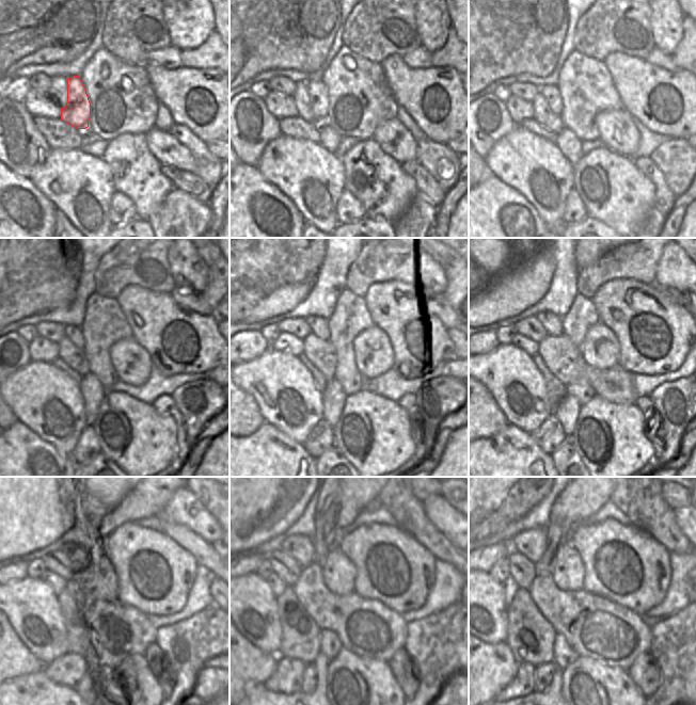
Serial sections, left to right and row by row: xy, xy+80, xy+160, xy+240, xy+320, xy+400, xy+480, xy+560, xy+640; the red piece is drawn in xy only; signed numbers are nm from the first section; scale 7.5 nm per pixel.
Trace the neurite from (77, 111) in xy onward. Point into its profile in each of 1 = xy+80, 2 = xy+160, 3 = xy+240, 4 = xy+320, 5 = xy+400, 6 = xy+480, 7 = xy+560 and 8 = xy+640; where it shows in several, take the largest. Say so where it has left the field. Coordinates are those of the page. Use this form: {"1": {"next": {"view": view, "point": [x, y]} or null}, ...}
{"1": {"next": {"view": "xy+80", "point": [317, 93]}}, "2": {"next": {"view": "xy+160", "point": [551, 93]}}, "3": {"next": {"view": "xy+240", "point": [72, 332]}}, "4": {"next": {"view": "xy+320", "point": [318, 326]}}, "5": {"next": {"view": "xy+400", "point": [553, 324]}}, "6": {"next": {"view": "xy+480", "point": [74, 557]}}, "7": {"next": {"view": "xy+560", "point": [300, 547]}}, "8": {"next": {"view": "xy+640", "point": [532, 543]}}}

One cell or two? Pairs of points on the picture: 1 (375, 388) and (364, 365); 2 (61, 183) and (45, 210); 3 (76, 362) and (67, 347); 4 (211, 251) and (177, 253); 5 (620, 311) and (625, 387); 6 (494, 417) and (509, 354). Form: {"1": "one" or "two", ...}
{"1": "two", "2": "two", "3": "one", "4": "two", "5": "two", "6": "two"}

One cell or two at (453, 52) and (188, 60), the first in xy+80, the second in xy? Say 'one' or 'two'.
one

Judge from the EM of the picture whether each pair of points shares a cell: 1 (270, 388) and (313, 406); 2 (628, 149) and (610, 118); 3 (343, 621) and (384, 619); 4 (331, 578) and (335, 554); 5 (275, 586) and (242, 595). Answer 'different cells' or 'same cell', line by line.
1: same cell
2: same cell
3: same cell
4: same cell
5: different cells

